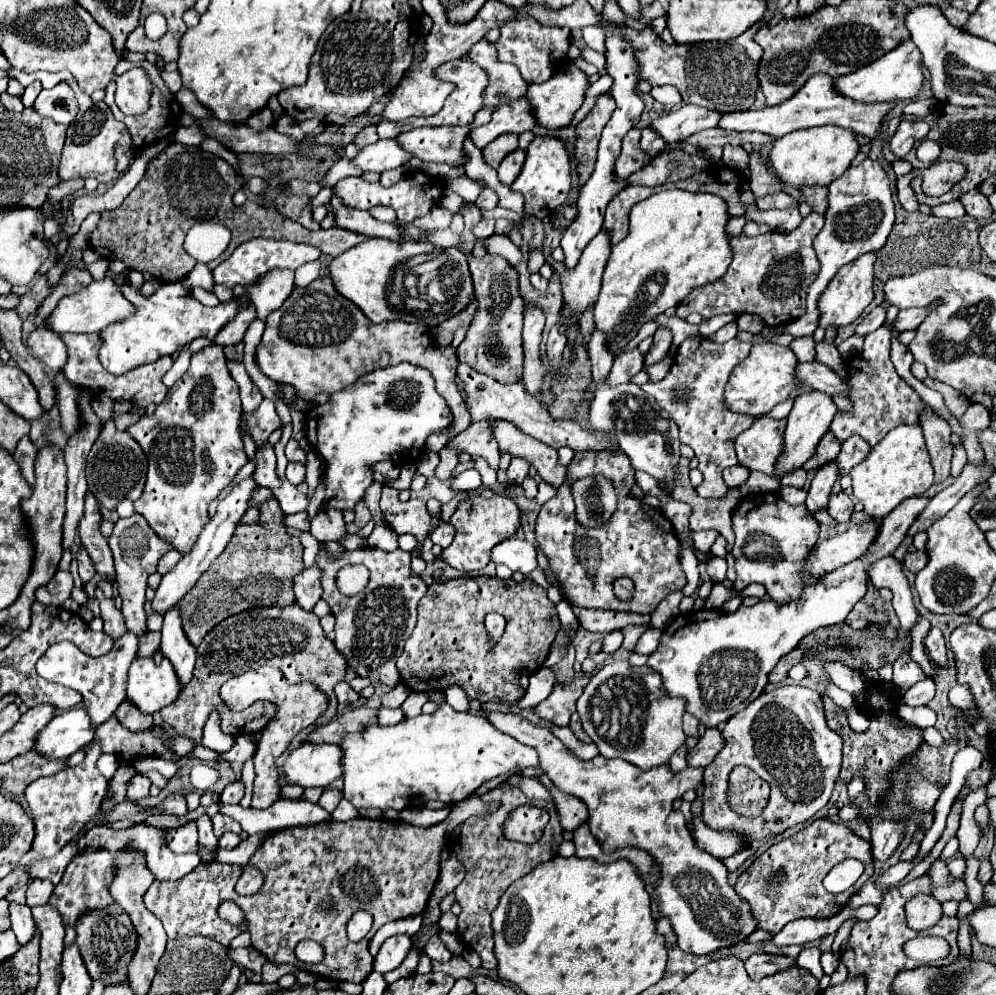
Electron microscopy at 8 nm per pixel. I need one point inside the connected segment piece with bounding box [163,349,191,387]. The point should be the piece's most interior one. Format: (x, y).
(181, 363)

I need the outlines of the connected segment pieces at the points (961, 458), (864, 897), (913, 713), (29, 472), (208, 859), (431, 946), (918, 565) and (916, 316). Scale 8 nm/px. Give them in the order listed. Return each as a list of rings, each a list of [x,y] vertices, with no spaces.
[[[959,443],[959,445],[954,447],[953,459],[951,462],[951,475],[953,476],[953,479],[960,475],[967,461],[968,459],[965,448],[962,443]]]
[[[867,881],[859,891],[855,891],[855,895],[849,899],[847,905],[849,905],[851,909],[857,909],[857,907],[861,907],[861,905],[869,905],[869,903],[873,903],[873,905],[881,905],[883,895],[885,895],[887,891],[889,891],[889,889],[879,891],[879,889],[875,887],[873,881]]]
[[[902,699],[897,703],[896,712],[902,720],[915,726],[934,726],[937,720],[935,712],[929,707],[911,707],[905,704]]]
[[[23,437],[13,453],[13,459],[17,461],[17,465],[21,467],[21,473],[25,477],[25,481],[29,483],[29,487],[33,487],[35,483],[35,473],[33,473],[33,465],[35,465],[35,457],[37,457],[37,449],[31,443],[29,437]]]
[[[201,815],[197,819],[197,827],[199,827],[199,857],[201,863],[213,863],[215,861],[215,851],[219,849],[219,841],[211,829],[211,819],[209,815]]]
[[[437,933],[431,935],[431,939],[425,943],[423,951],[425,951],[425,955],[427,955],[431,961],[441,961],[441,963],[445,963],[445,961],[449,961],[449,959],[453,957],[453,955],[447,951],[447,947],[443,945],[443,941],[439,939]]]
[[[925,550],[911,551],[905,555],[905,567],[911,571],[911,573],[919,573],[925,565],[927,565],[929,557],[927,557],[927,552]]]
[[[901,309],[897,319],[893,321],[891,329],[899,331],[899,333],[909,331],[909,329],[917,329],[925,317],[927,317],[925,309]]]

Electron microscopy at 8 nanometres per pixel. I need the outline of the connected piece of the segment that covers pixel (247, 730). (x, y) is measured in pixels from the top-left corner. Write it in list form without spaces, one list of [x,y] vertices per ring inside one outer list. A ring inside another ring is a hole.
[[[291,603],[287,607],[255,607],[247,609],[243,613],[231,615],[223,619],[217,627],[213,627],[203,643],[197,647],[197,665],[191,683],[183,689],[179,699],[175,703],[163,707],[161,717],[163,721],[177,731],[177,735],[193,739],[197,745],[203,737],[203,725],[213,709],[221,713],[221,729],[229,735],[251,735],[259,733],[267,727],[267,723],[275,717],[277,707],[269,701],[257,701],[249,709],[243,711],[229,711],[221,703],[219,687],[243,671],[261,667],[261,665],[275,665],[283,671],[285,679],[289,683],[303,683],[309,681],[315,687],[319,687],[327,699],[329,707],[319,717],[319,725],[331,721],[337,715],[337,697],[333,693],[333,687],[345,679],[347,659],[337,651],[333,641],[323,633],[319,625],[319,617],[315,613],[303,611],[297,603]]]

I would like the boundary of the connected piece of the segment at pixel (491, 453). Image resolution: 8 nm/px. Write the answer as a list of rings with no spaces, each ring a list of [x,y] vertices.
[[[487,421],[473,423],[463,433],[459,433],[455,439],[451,439],[439,451],[440,462],[435,470],[435,477],[440,480],[449,479],[453,469],[459,463],[458,455],[461,452],[485,457],[489,461],[489,465],[498,470],[500,450],[499,445],[495,443],[495,437],[491,435],[491,423],[487,423]]]

